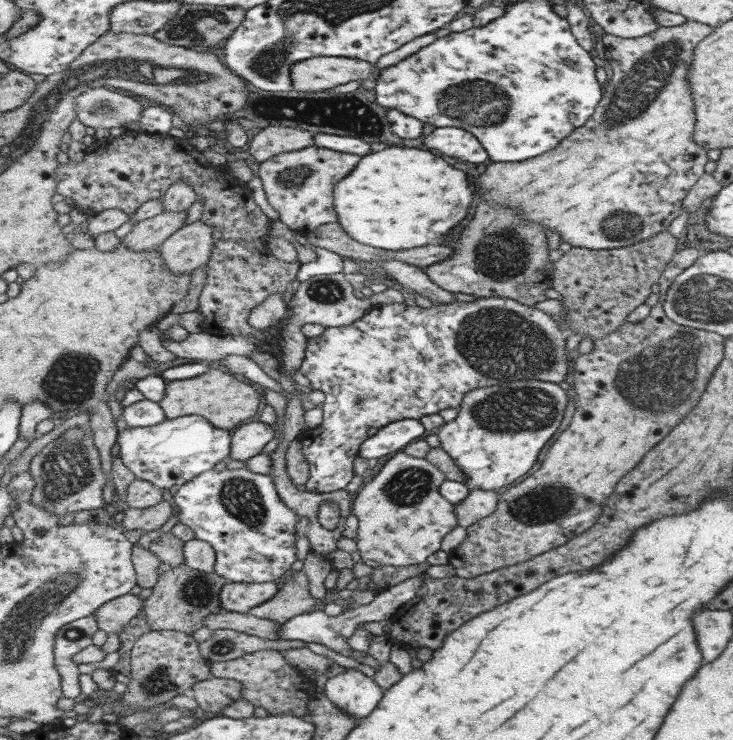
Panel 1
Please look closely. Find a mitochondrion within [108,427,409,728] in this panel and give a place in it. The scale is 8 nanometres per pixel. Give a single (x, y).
(241, 497)

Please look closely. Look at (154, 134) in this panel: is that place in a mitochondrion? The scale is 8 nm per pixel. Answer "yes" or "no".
no

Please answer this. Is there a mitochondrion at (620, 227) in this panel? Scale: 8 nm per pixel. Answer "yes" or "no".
yes

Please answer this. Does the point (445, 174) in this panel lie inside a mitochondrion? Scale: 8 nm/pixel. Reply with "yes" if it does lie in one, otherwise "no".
no

